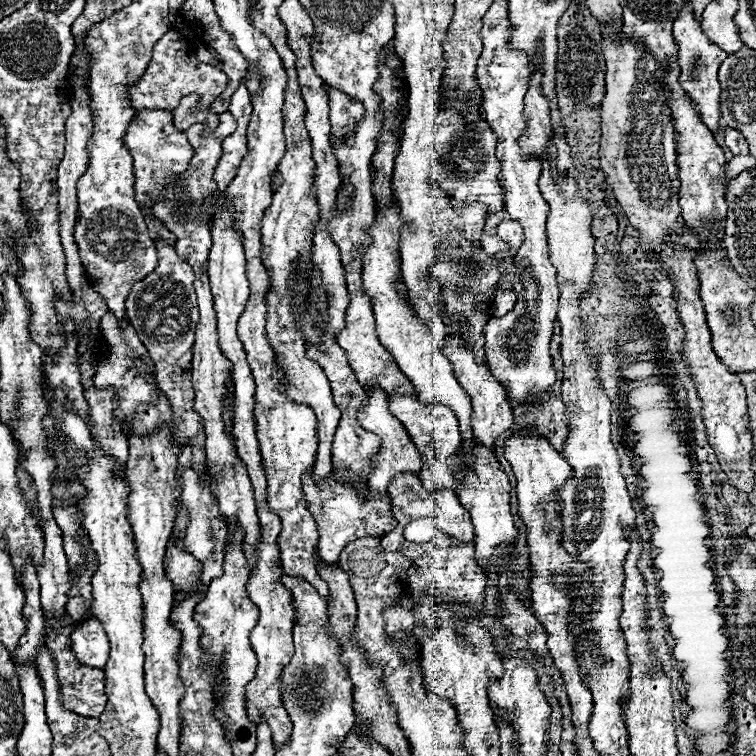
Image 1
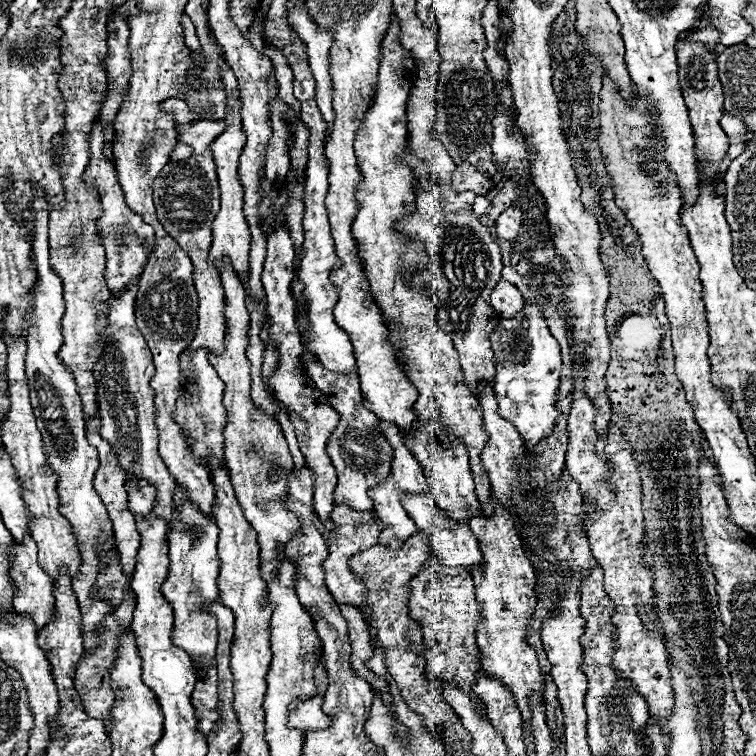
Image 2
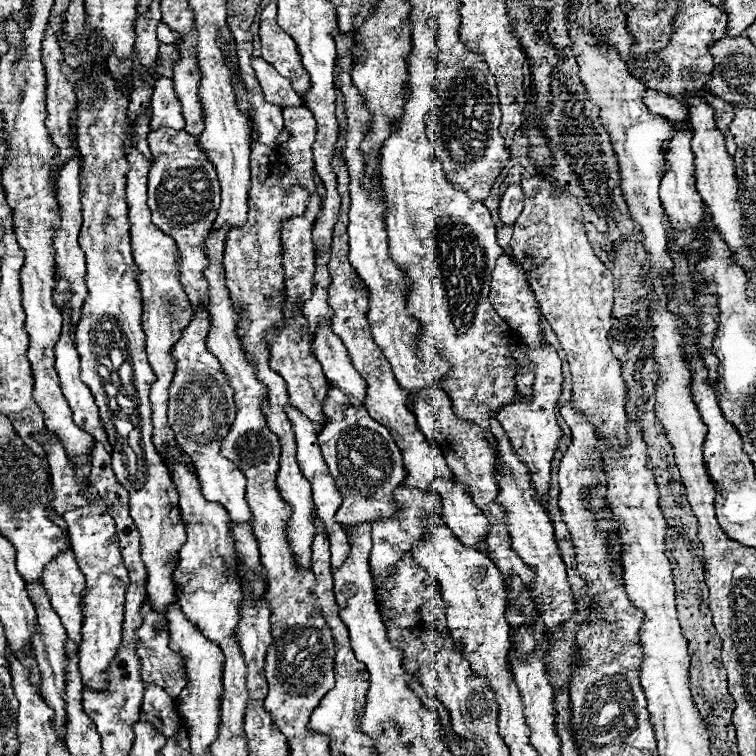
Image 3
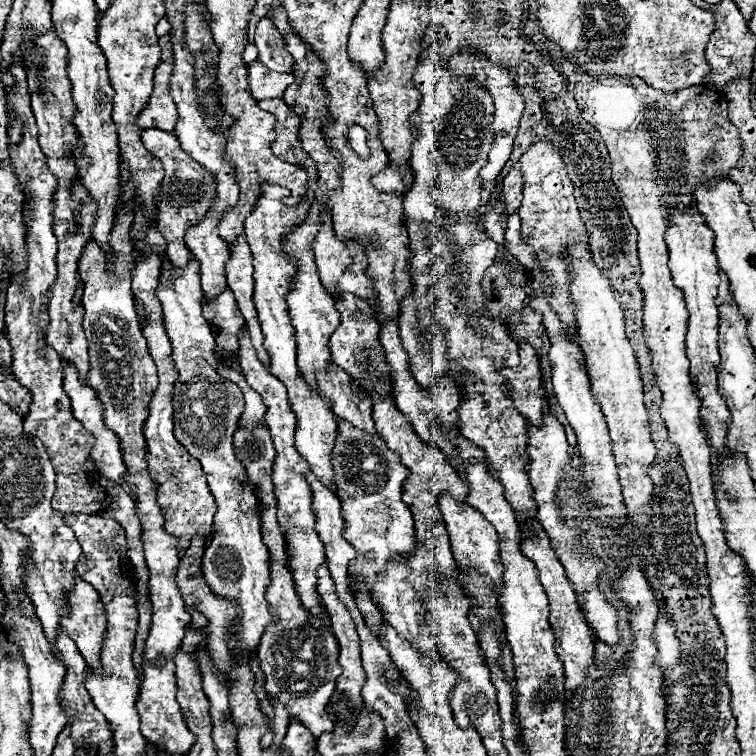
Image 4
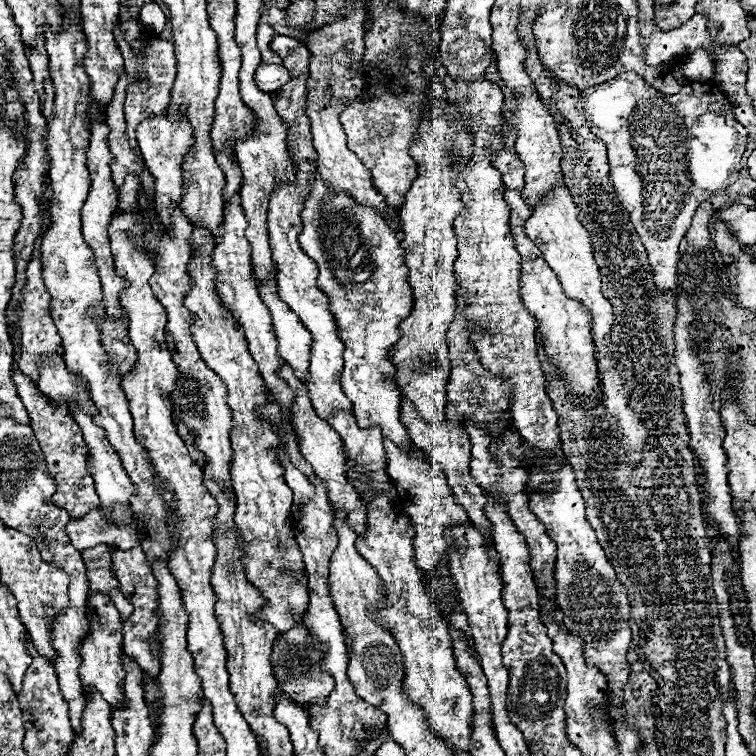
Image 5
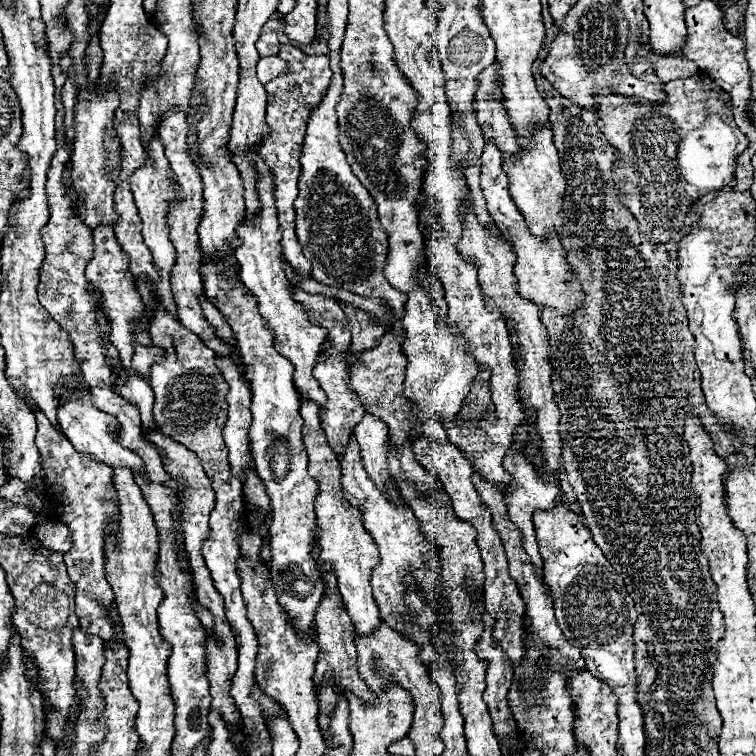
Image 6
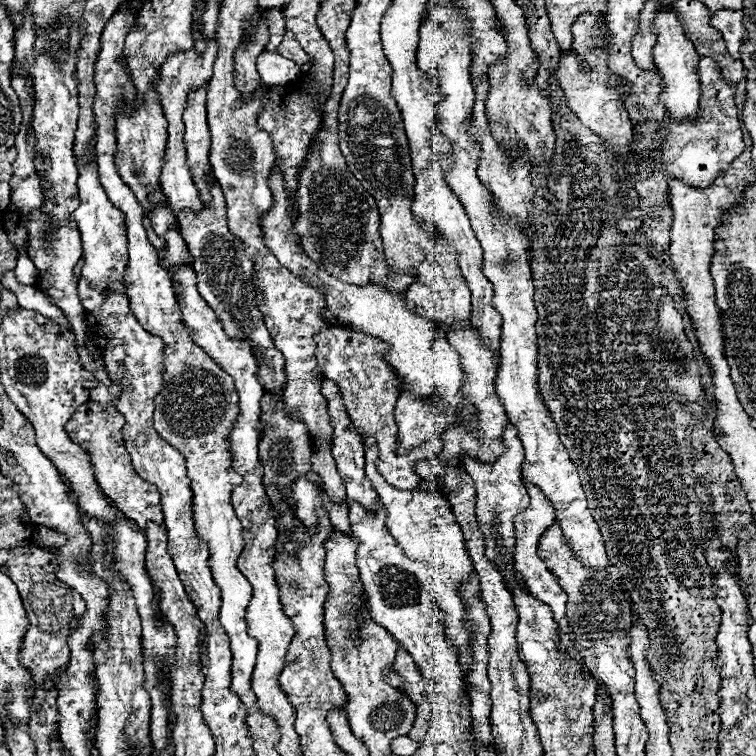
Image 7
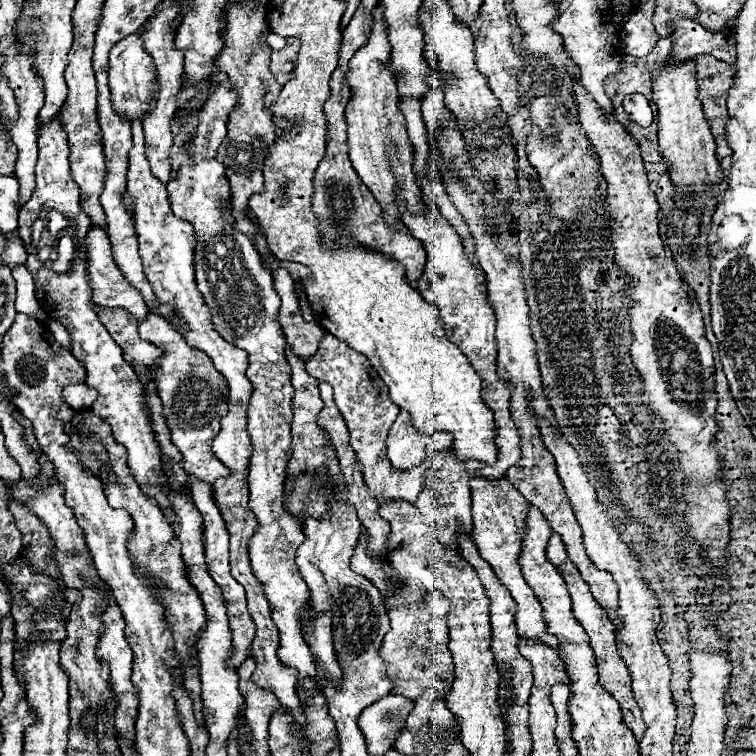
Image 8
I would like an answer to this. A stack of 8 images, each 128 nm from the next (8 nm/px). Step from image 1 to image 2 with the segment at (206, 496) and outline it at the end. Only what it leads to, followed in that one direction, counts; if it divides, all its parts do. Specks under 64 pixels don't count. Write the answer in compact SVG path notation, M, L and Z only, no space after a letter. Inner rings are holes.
M176 490L176 496L174 496L174 510L176 510L178 514L176 514L174 524L172 524L172 532L170 532L170 536L168 536L168 548L170 548L170 550L168 550L168 556L170 556L170 570L168 570L168 576L166 576L164 584L162 584L162 594L164 594L164 598L168 600L168 604L172 606L172 610L174 610L172 644L178 646L178 648L182 648L182 650L186 650L188 656L190 656L196 664L208 668L208 666L216 666L218 628L216 628L216 620L214 620L214 616L200 612L200 608L204 608L204 604L210 604L214 598L218 598L216 578L218 578L218 570L220 570L220 558L218 558L216 546L218 546L218 534L220 534L220 530L218 530L218 526L214 524L214 520L210 520L208 516L200 514L200 510L198 510L192 502L184 500L182 490ZM188 526L198 526L200 530L204 530L202 536L200 536L196 542L194 542L192 534L188 532L188 530L190 530Z

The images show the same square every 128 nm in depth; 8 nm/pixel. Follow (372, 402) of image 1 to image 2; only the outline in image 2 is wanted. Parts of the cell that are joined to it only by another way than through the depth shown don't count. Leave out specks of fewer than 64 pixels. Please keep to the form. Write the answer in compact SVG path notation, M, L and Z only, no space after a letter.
M380 422L380 430L384 432L384 436L388 440L392 440L392 446L394 446L394 462L392 462L392 474L382 482L378 484L376 488L370 490L370 496L372 500L376 502L376 514L380 516L380 520L384 522L384 530L380 532L380 542L378 546L386 546L390 540L400 540L400 542L406 542L412 534L416 534L416 526L412 524L412 520L408 518L408 514L404 512L402 504L400 504L400 496L402 494L428 494L428 480L422 472L422 466L420 462L414 458L414 454L404 446L404 438L398 434L398 428L390 422Z

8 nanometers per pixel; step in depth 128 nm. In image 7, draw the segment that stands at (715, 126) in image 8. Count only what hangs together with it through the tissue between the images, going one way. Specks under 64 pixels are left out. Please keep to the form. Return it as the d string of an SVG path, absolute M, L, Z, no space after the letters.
M702 56L698 62L700 74L700 112L696 122L680 122L674 124L668 118L662 124L642 122L640 128L634 130L636 148L632 156L632 176L634 188L642 198L642 214L654 218L662 212L662 204L670 200L668 178L680 178L686 184L696 188L706 188L716 178L728 170L730 162L738 158L744 150L742 130L738 122L738 110L734 102L736 86L728 84L720 76L720 68L716 60L710 56Z

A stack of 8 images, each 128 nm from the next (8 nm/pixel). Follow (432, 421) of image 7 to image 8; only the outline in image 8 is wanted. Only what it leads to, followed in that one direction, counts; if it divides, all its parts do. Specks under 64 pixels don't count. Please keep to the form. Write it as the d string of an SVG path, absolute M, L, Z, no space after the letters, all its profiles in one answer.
M400 410L386 438L388 460L392 468L398 472L408 472L408 468L422 464L430 456L444 452L450 446L452 446L452 436L446 432L434 432L430 436L418 434L406 410Z

